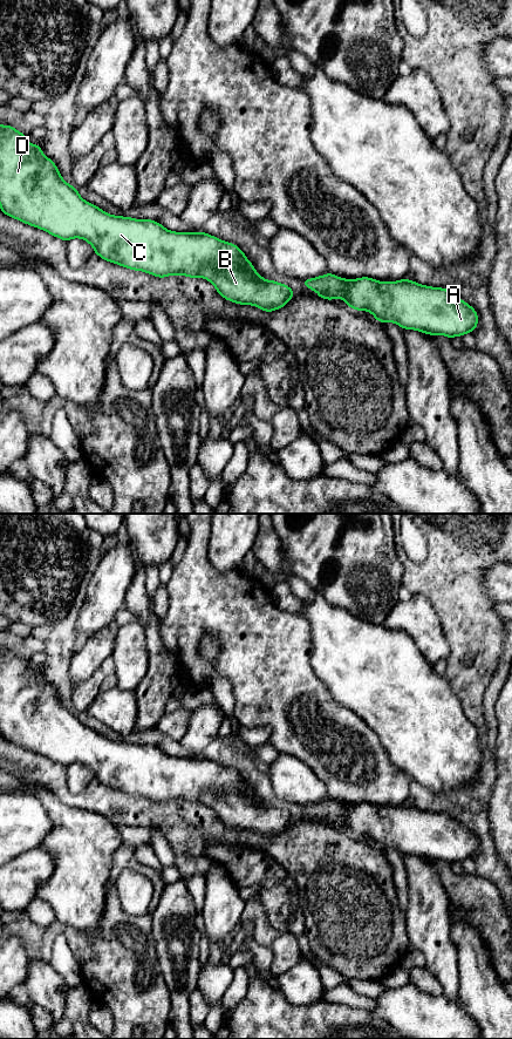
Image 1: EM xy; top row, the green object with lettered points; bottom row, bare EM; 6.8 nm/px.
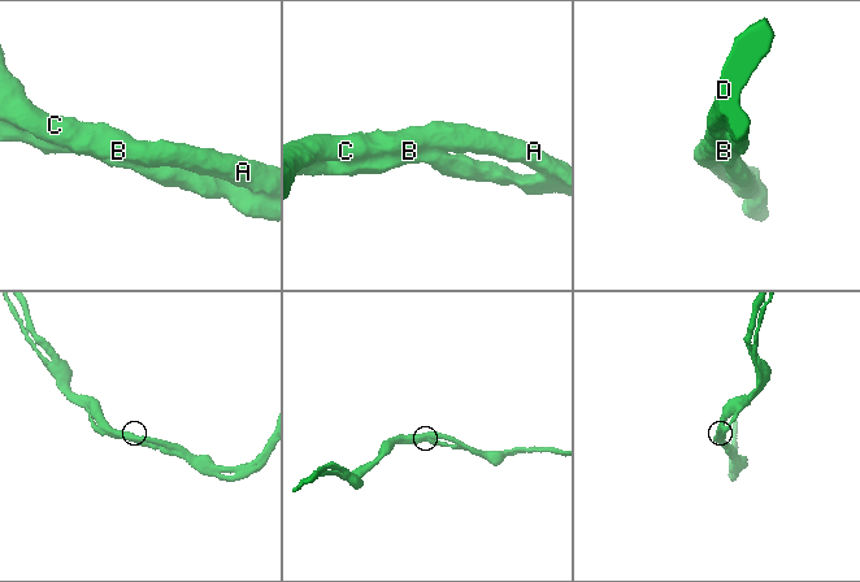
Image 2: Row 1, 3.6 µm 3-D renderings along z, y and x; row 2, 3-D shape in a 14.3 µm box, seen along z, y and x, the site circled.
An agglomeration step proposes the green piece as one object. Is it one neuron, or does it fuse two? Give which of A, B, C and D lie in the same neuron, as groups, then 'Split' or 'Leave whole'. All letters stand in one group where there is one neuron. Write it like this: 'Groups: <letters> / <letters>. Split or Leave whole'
Groups: A B C D. Leave whole

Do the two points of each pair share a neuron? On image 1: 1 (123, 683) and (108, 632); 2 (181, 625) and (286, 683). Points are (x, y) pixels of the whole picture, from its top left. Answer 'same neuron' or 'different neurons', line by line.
1: different neurons
2: same neuron

